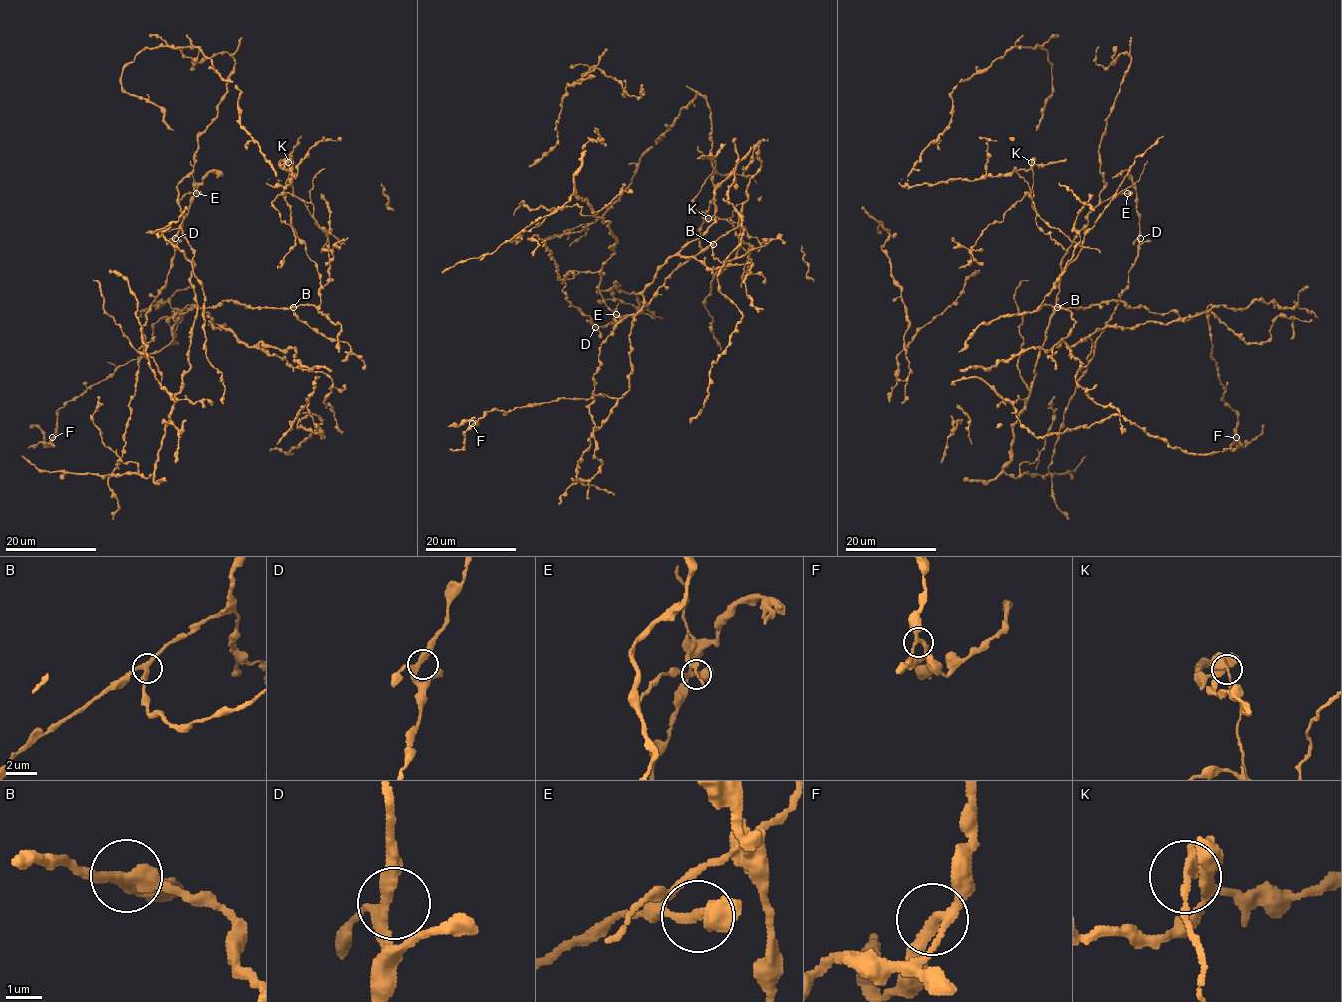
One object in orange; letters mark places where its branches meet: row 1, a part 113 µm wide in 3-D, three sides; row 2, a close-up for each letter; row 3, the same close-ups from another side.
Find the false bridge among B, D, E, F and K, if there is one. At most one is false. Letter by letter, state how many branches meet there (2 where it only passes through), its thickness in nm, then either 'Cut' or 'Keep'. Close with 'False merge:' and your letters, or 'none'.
B: Branches: 3. Thickness 300 nm. Keep
D: Branches: 3. Thickness 240 nm. Keep
E: Branches: 3. Thickness 260 nm. Keep
F: Branches: 3. Thickness 240 nm. Keep
K: Branches: 3. Thickness 280 nm. Cut
False merge: K

